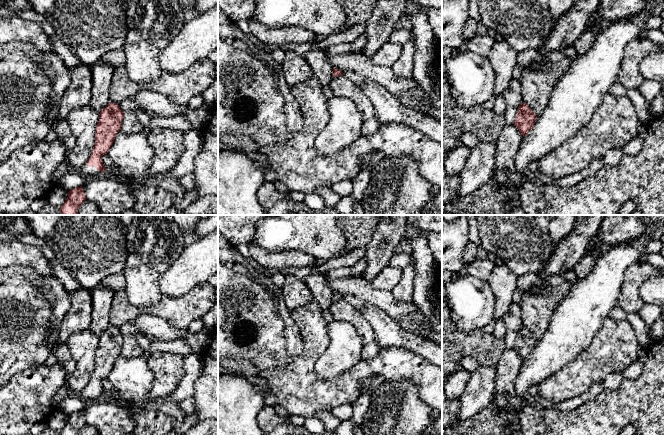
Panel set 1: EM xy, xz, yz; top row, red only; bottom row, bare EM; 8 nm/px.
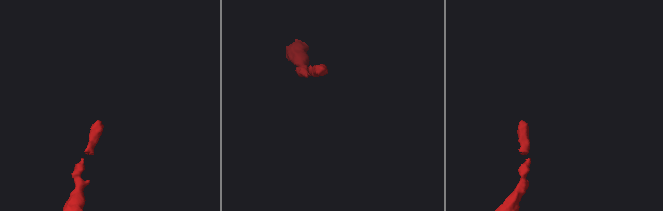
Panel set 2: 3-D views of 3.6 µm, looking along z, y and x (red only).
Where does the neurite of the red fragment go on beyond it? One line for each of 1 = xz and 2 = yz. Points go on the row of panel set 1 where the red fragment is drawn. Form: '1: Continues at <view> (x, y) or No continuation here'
1: No continuation here
2: No continuation here

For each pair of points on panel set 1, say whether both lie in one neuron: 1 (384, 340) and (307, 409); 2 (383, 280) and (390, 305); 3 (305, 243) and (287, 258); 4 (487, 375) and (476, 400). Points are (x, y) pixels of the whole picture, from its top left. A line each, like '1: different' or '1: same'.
1: different
2: different
3: different
4: same

